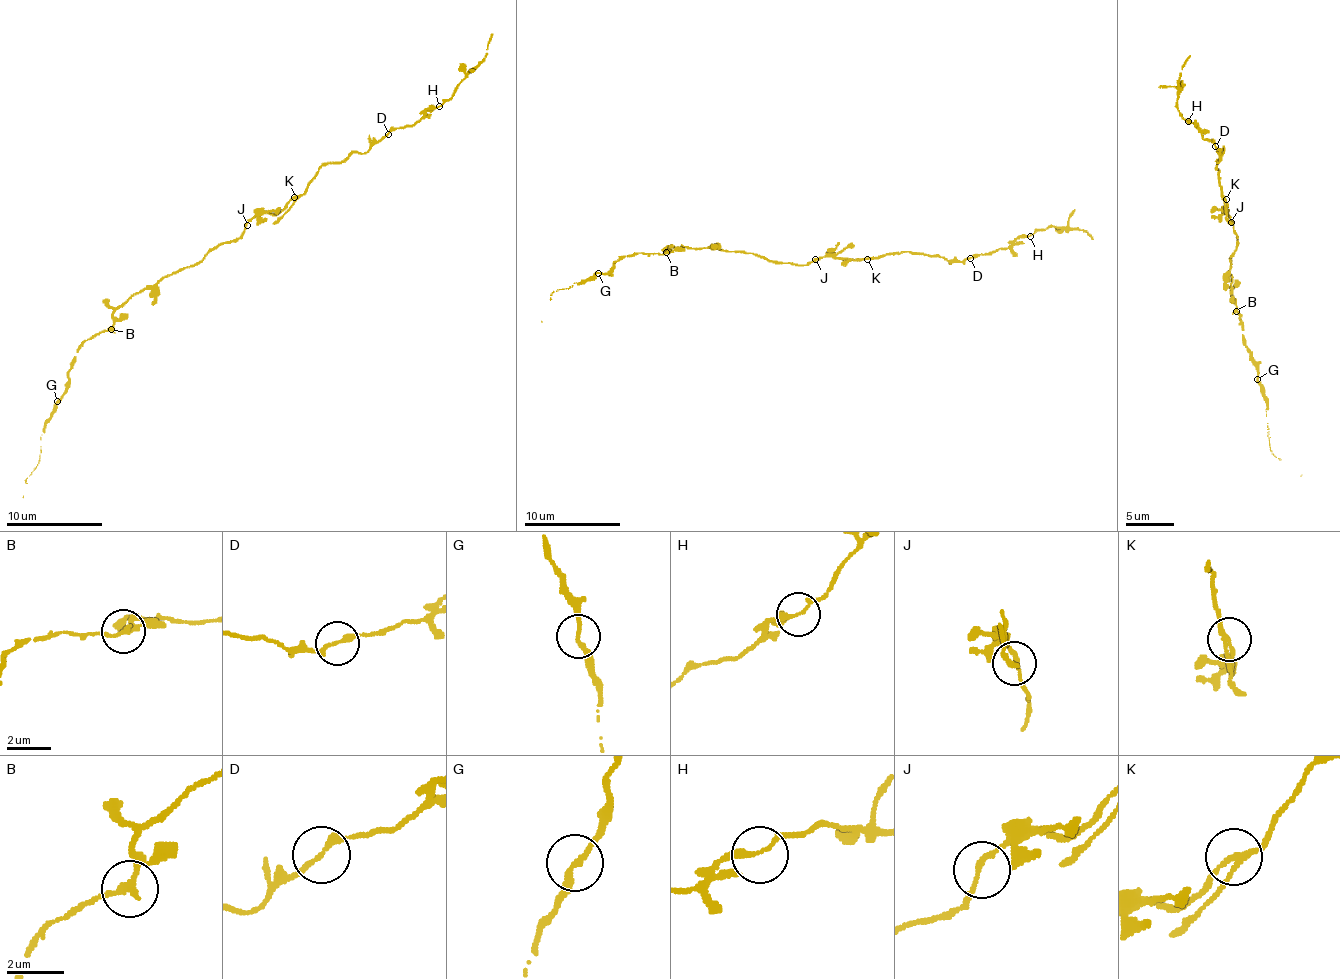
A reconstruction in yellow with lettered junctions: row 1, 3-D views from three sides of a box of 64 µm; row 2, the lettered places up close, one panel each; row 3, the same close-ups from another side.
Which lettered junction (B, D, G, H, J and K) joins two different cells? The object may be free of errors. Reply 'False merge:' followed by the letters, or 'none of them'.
False merge: none of them

